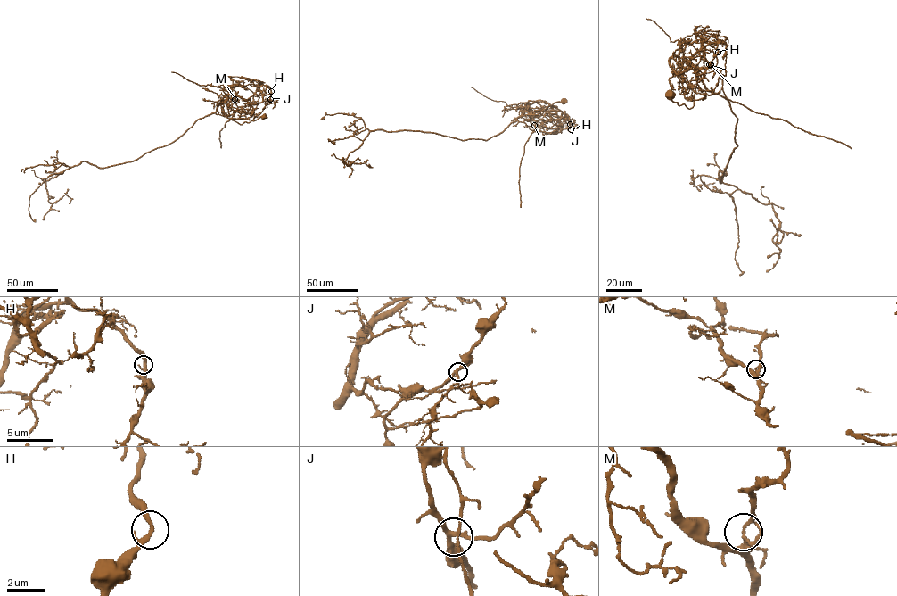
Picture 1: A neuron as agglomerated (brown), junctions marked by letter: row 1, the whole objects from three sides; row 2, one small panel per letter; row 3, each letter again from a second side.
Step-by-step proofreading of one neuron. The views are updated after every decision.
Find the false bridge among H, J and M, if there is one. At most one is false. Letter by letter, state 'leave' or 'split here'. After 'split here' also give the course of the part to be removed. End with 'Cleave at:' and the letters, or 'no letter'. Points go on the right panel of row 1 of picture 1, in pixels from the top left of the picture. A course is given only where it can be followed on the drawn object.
H: leave
J: leave
M: split here | (711, 65), (722, 78), (722, 89), (728, 99), (851, 148)
Cleave at: M

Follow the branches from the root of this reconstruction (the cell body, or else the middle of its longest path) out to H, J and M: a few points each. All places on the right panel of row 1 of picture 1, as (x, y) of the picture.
H: (670, 94), (678, 105), (693, 106), (696, 72), (672, 56), (670, 64), (680, 73), (706, 68), (718, 52)
J: (670, 94), (678, 105), (693, 106), (696, 72), (672, 56), (670, 64), (677, 73), (709, 64)
M: (670, 94), (678, 105), (693, 106), (696, 72), (684, 67), (678, 56), (685, 42), (702, 50), (711, 65)

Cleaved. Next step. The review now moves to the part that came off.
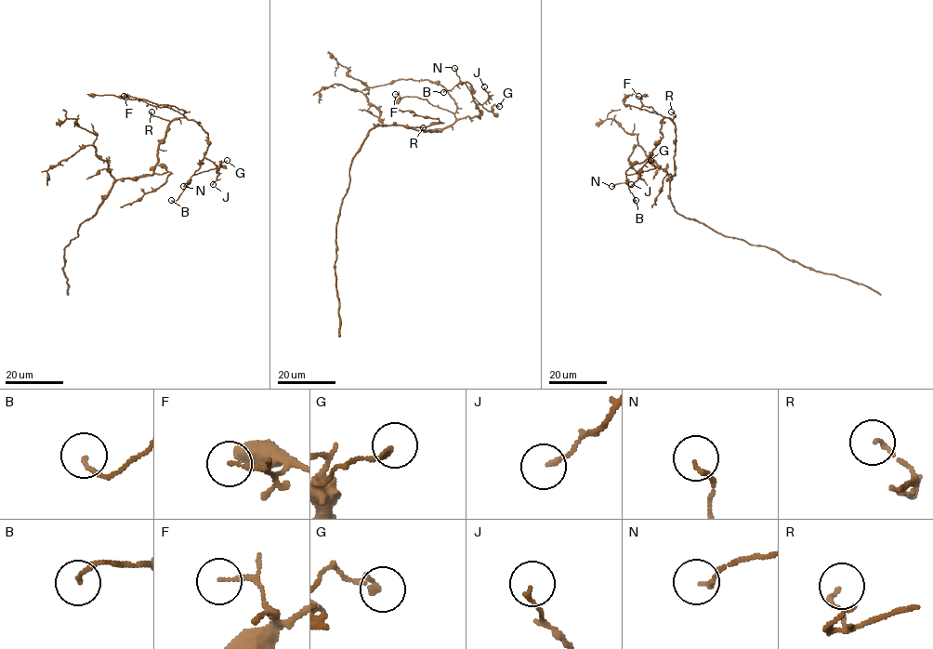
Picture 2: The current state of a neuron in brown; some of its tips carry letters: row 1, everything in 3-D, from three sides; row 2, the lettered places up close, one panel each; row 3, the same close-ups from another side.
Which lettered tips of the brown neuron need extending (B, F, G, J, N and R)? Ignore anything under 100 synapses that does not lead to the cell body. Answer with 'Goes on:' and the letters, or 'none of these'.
Goes on: none of these

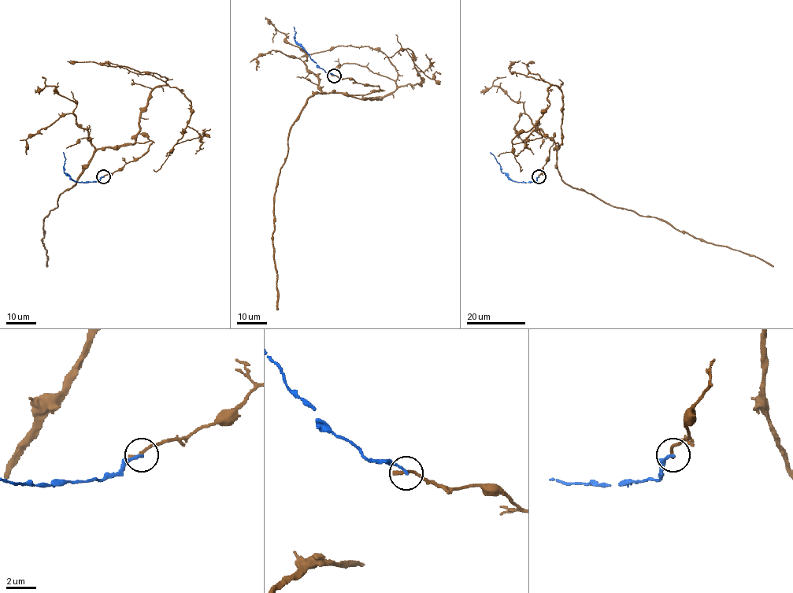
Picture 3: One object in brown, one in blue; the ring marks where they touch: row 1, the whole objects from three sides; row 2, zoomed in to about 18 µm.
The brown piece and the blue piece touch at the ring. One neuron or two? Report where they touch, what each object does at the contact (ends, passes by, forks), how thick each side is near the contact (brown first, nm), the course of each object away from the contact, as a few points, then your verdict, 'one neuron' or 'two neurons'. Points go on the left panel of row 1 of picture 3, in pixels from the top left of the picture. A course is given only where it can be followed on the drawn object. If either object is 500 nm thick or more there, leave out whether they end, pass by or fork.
(103, 176) | brown ends | blue ends | 240/170 nm | brown via (103, 176), (136, 161), (151, 141), (99, 148), (94, 152), (43, 221), (46, 266) | blue via (103, 176), (95, 181), (75, 181), (64, 172), (65, 159), (63, 152) | two neurons

